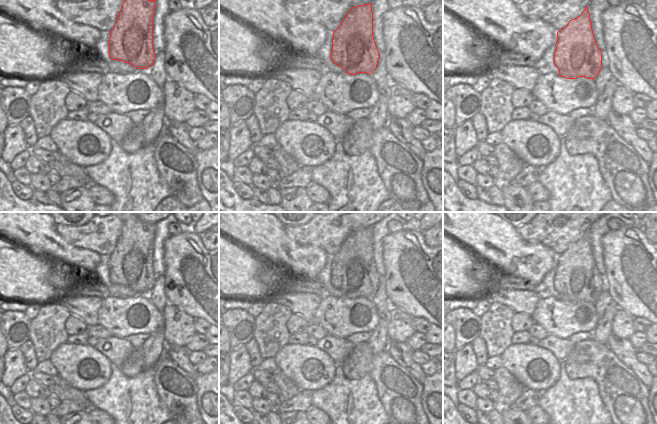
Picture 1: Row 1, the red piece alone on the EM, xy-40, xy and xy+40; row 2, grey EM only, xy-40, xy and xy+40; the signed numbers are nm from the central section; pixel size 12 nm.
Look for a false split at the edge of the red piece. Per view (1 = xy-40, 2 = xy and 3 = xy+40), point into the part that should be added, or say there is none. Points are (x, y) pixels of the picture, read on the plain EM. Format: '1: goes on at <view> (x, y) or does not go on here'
1: does not go on here
2: does not go on here
3: does not go on here

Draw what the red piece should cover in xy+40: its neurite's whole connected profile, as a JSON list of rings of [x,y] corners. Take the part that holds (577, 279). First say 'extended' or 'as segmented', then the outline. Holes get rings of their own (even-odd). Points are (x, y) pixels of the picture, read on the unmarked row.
as segmented; [[[588,230],[575,243],[557,256],[554,288],[559,300],[566,303],[585,301],[595,303],[602,290],[602,275],[592,254]]]

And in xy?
as segmented; [[[372,227],[358,229],[346,237],[340,250],[333,255],[330,282],[334,288],[341,291],[345,297],[350,299],[356,299],[358,297],[371,299],[377,292],[380,277],[373,260]]]

